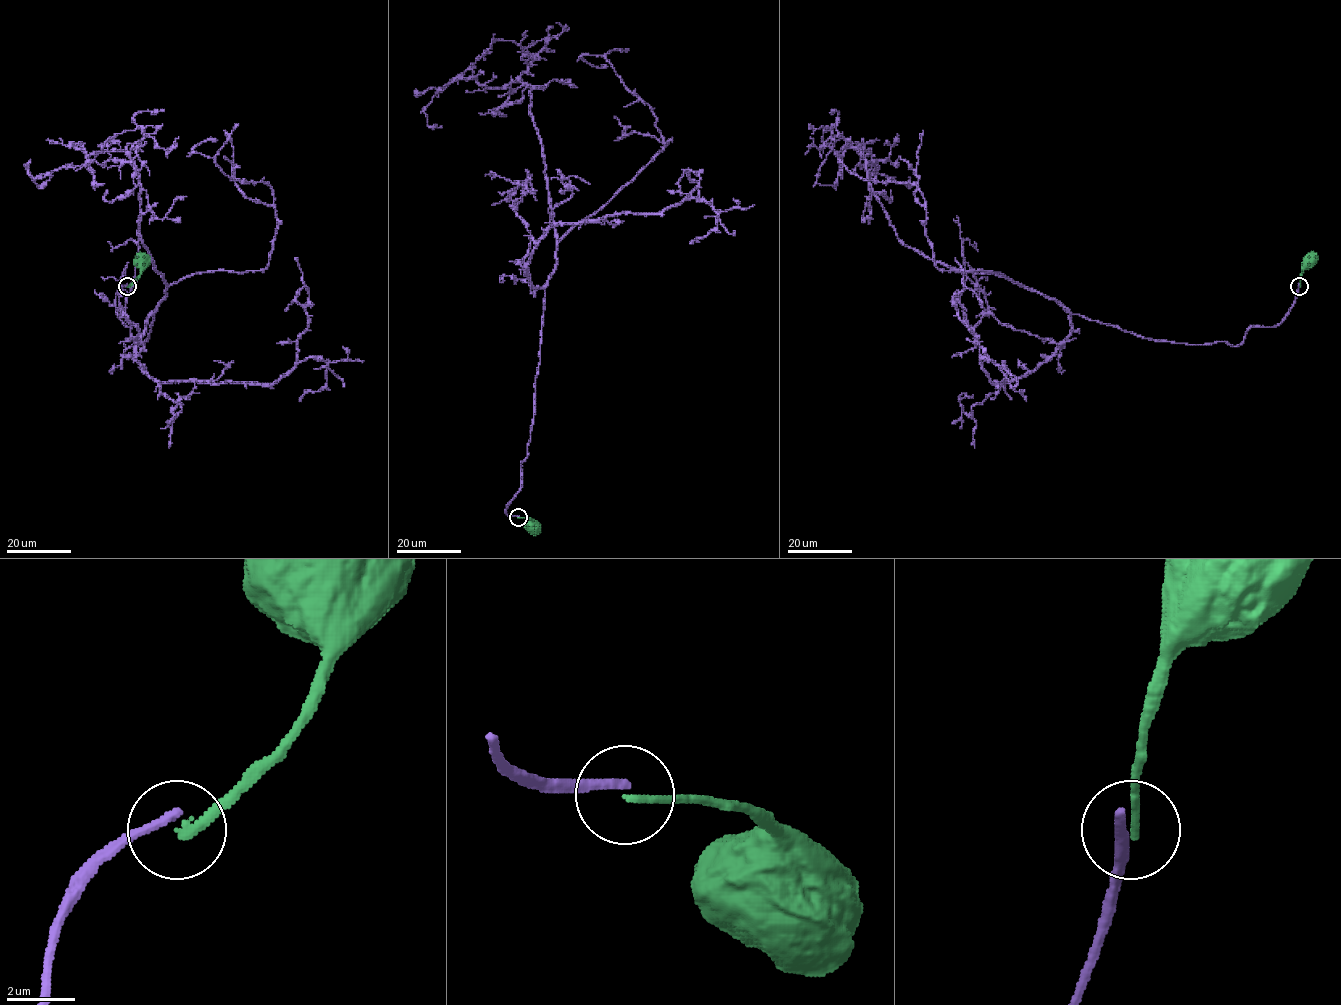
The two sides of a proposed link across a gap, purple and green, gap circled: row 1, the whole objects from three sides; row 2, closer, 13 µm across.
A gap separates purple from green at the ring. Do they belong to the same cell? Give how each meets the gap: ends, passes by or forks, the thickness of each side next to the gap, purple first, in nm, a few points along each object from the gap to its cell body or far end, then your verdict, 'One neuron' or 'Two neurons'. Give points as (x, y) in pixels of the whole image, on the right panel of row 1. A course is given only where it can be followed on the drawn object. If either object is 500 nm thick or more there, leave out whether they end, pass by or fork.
At the ring purple ends. At the ring green ends. Thickness 300 nm (purple) against 240 nm. Course of purple: (1299, 285), (1279, 324), (1250, 326), (1236, 346), (1138, 337), (906, 247), (864, 151), (861, 167), (909, 177). Course of green: (1299, 286), (1306, 259). Two neurons

